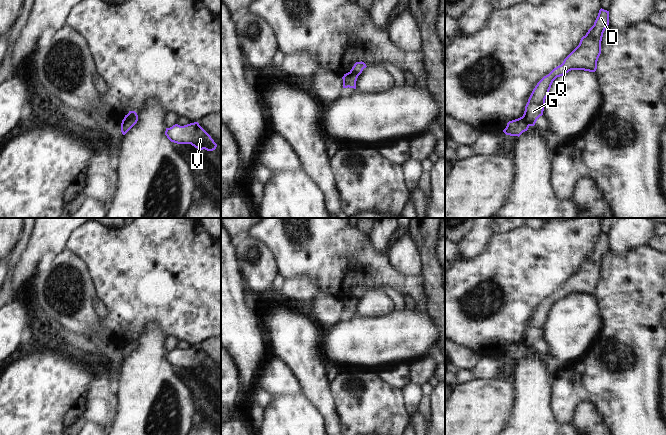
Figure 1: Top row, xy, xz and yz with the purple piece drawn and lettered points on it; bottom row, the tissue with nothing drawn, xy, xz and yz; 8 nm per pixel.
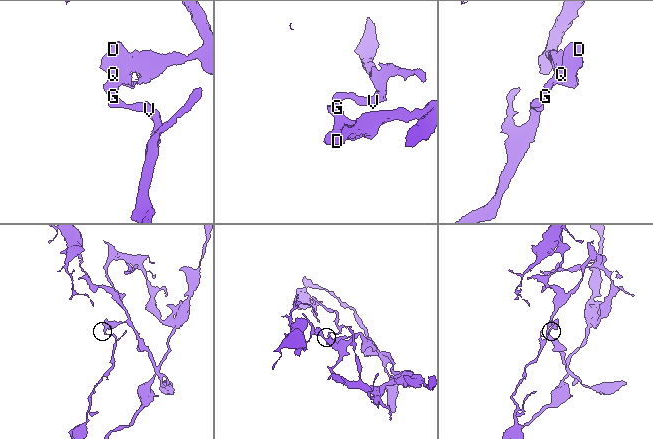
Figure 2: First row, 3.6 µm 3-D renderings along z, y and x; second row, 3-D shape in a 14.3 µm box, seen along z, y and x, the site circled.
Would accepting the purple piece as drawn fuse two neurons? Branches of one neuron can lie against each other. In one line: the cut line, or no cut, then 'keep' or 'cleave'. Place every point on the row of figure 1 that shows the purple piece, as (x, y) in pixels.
cut yz (522, 116), (529, 125); cleave

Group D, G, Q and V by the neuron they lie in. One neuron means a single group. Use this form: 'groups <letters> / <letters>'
groups D G Q / V

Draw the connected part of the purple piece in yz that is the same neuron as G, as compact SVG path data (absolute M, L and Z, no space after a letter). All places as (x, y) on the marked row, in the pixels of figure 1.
M600 9L594 25L580 40L579 45L564 59L563 63L544 76L533 89L523 114L529 126L534 126L543 115L545 99L553 81L571 70L595 72L601 54L601 41L609 25L609 11Z

